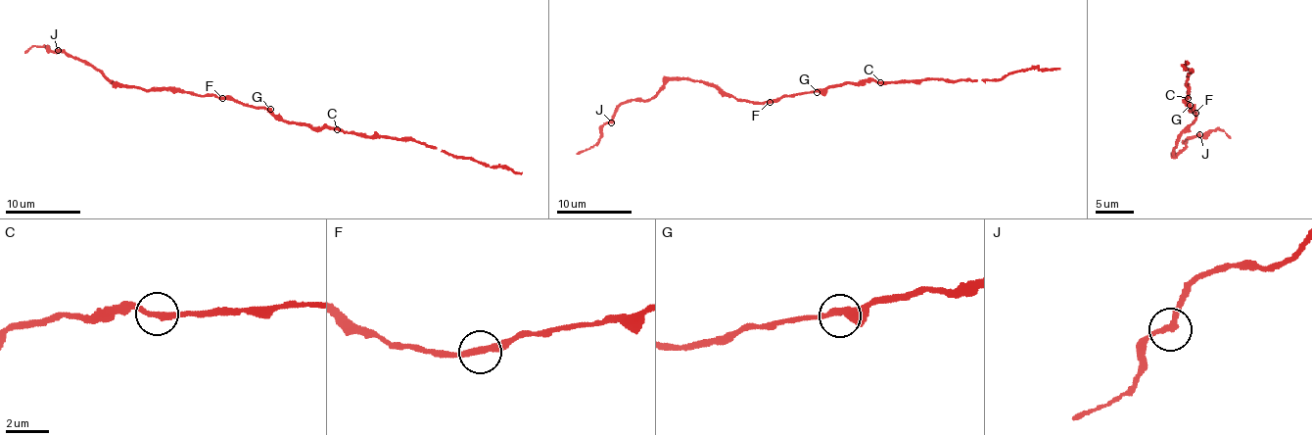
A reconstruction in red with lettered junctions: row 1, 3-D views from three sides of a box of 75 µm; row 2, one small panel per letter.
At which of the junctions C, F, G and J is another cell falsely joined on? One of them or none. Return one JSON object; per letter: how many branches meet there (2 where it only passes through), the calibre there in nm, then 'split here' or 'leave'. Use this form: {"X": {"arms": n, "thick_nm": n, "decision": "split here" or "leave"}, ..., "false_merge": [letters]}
{"C": {"arms": 2, "thick_nm": 280, "decision": "leave"}, "F": {"arms": 2, "thick_nm": 280, "decision": "leave"}, "G": {"arms": 2, "thick_nm": 280, "decision": "leave"}, "J": {"arms": 2, "thick_nm": 260, "decision": "split here"}, "false_merge": ["J"]}

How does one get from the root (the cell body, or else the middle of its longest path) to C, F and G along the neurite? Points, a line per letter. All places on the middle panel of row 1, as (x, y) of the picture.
C: (802, 93), (871, 79), (880, 82)
F: (802, 93), (770, 102)
G: (802, 93), (817, 92)

